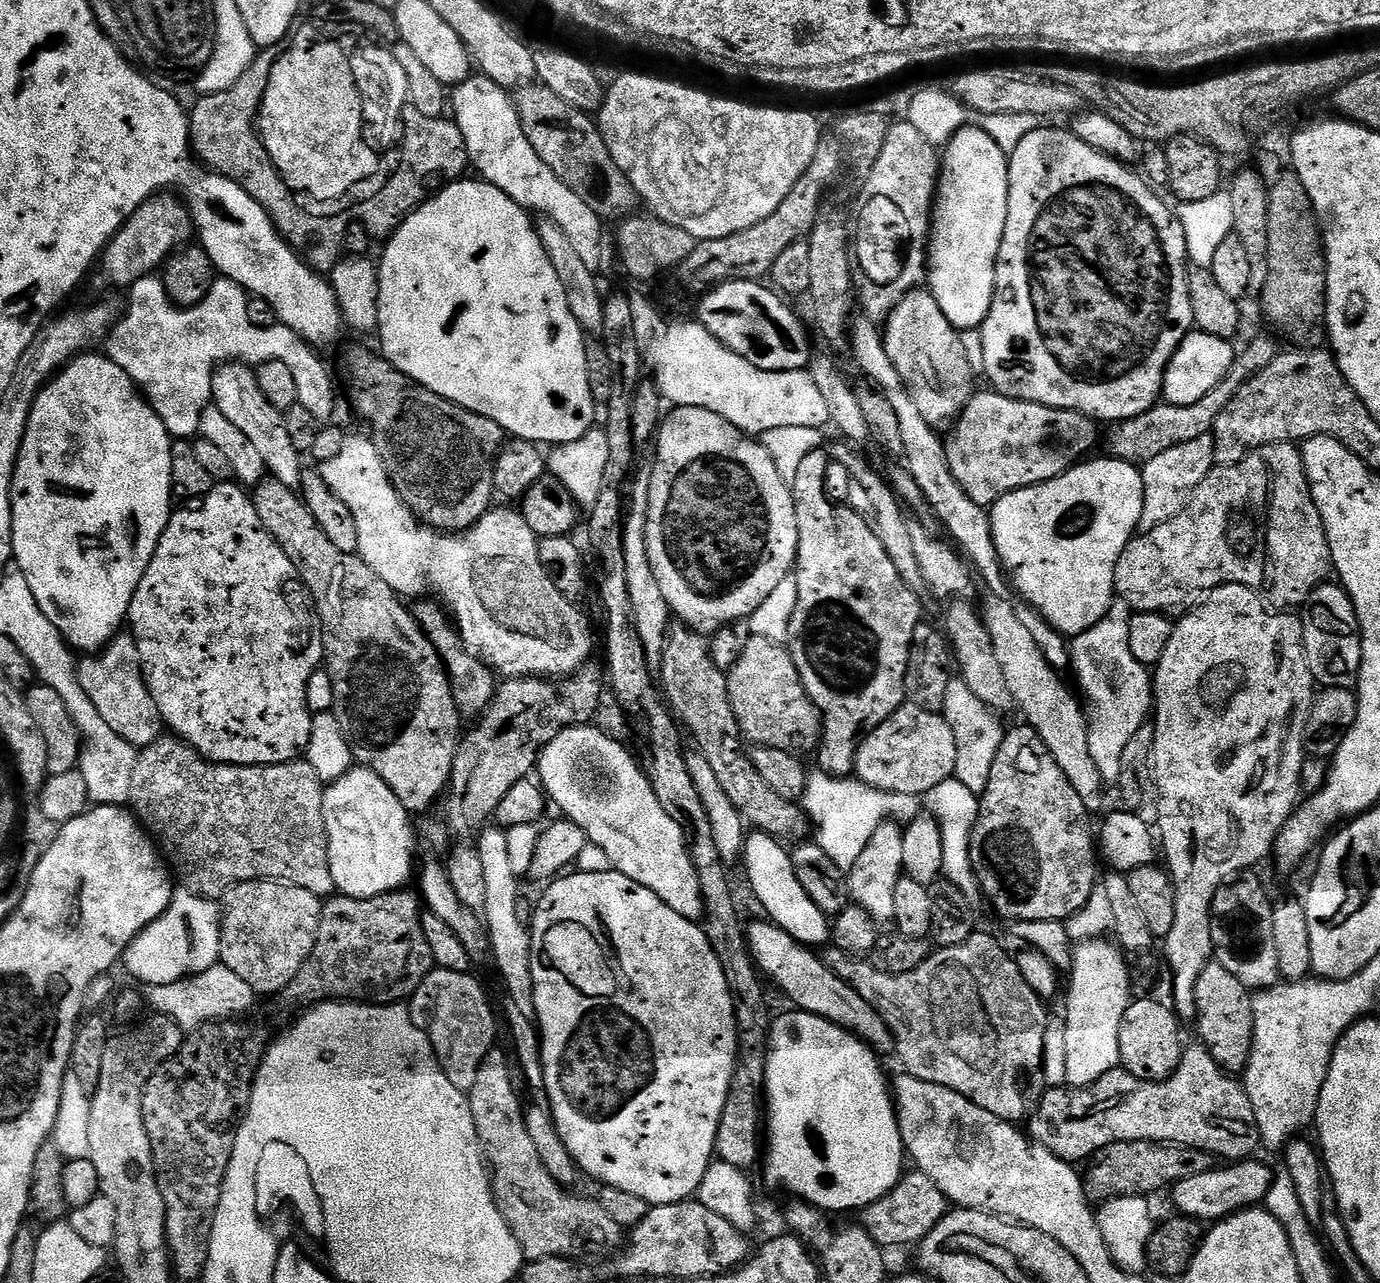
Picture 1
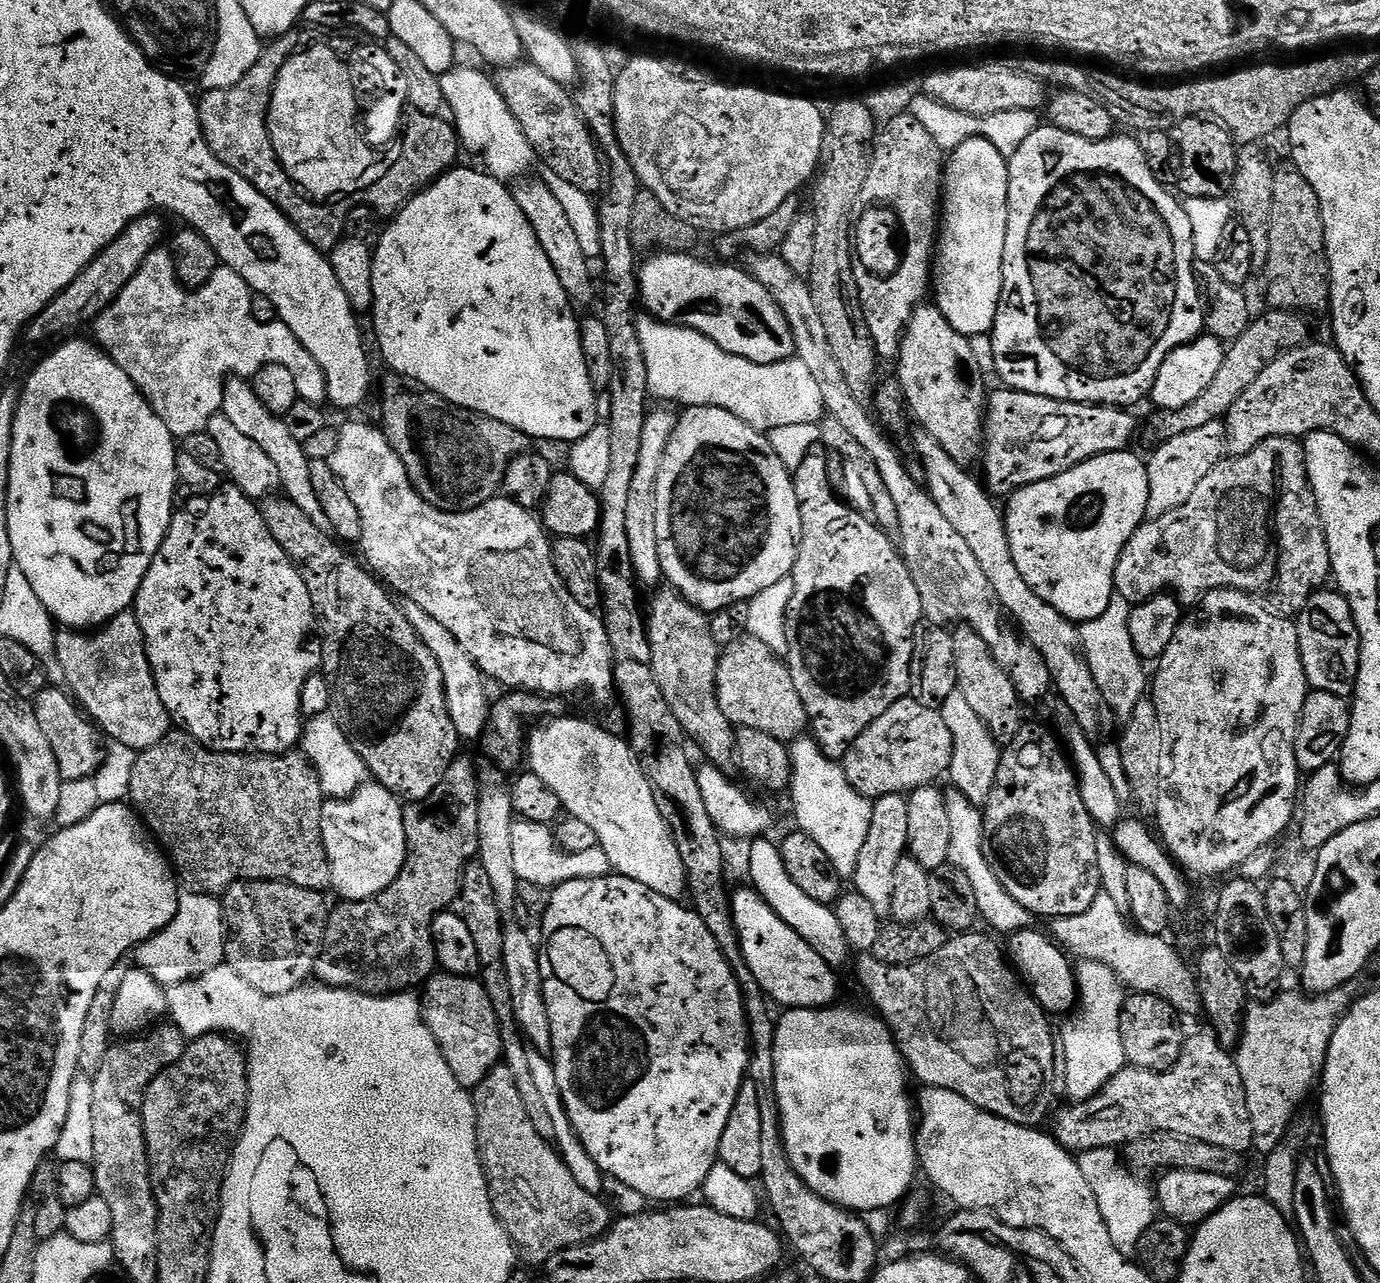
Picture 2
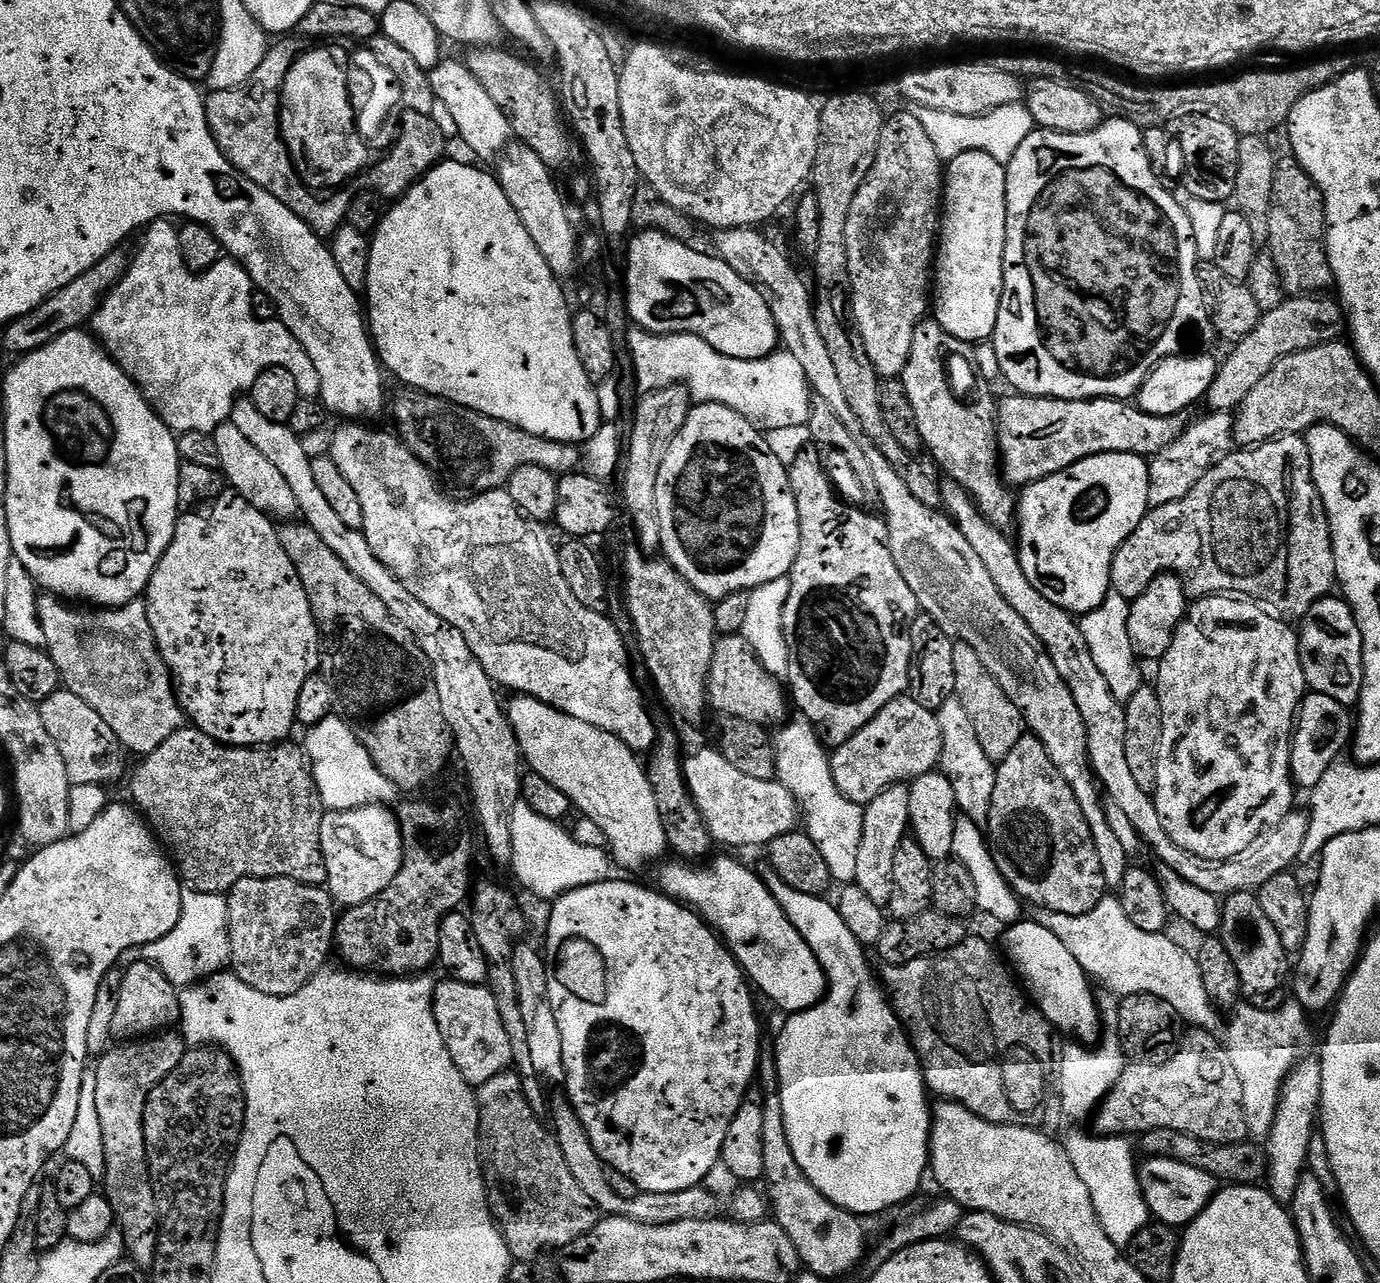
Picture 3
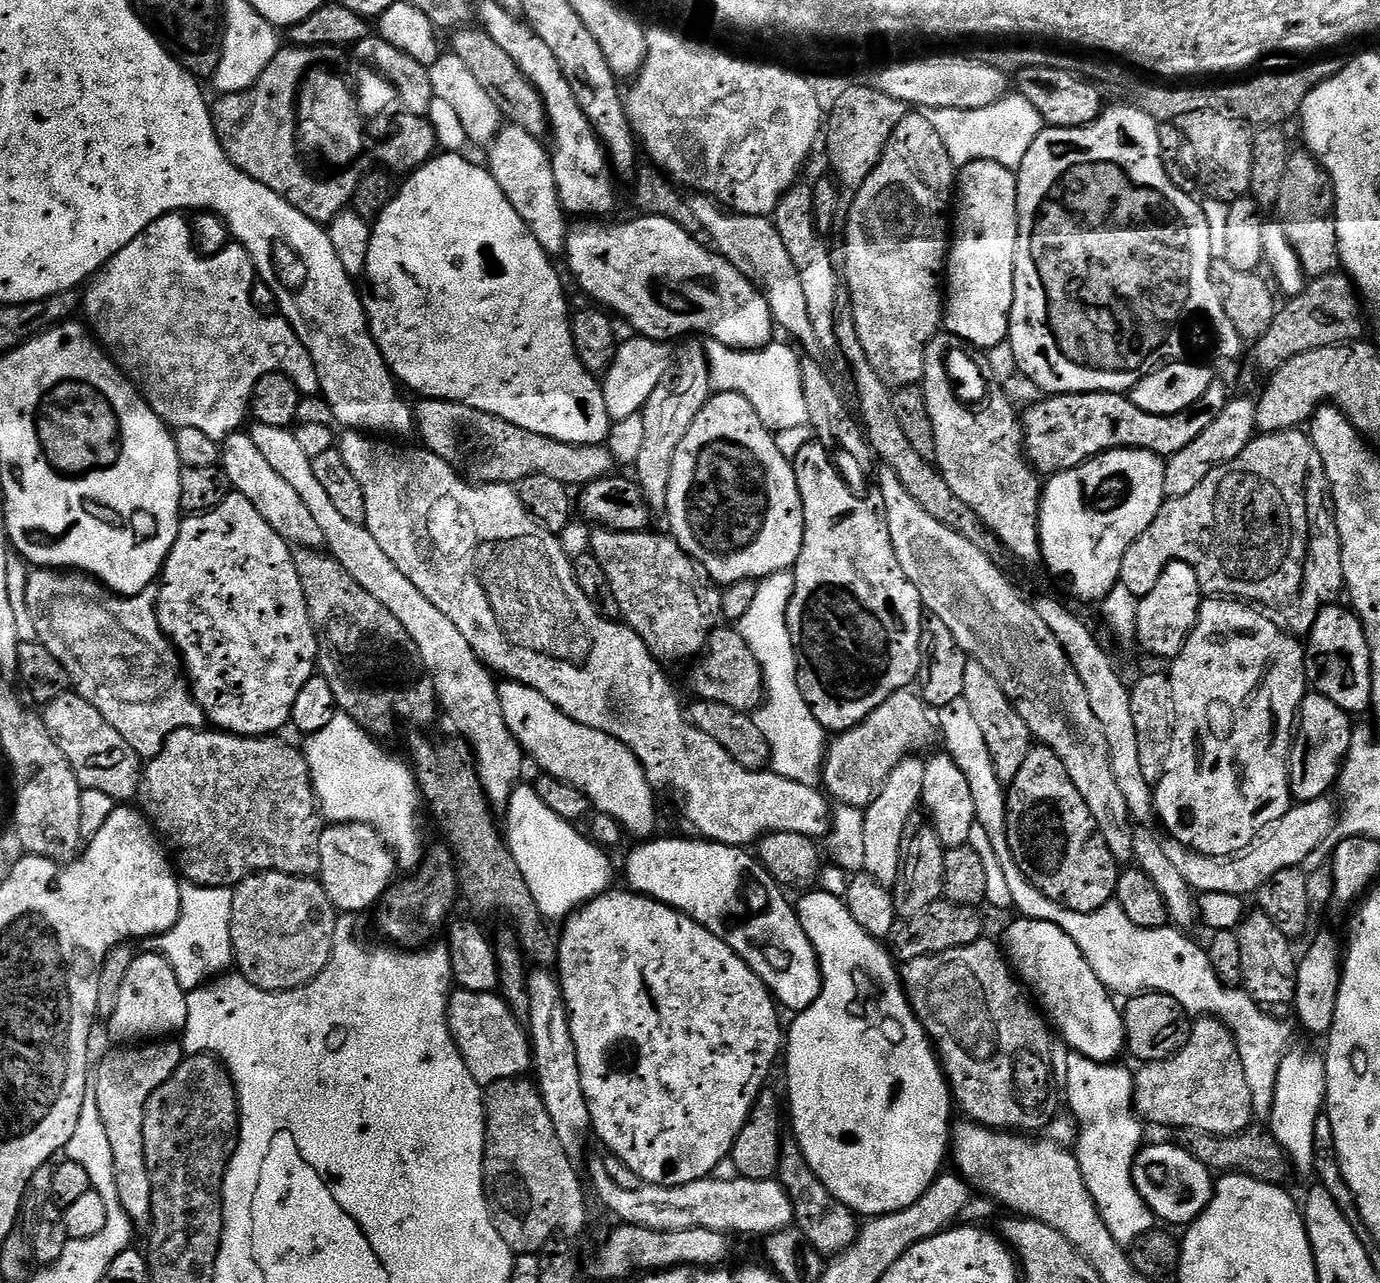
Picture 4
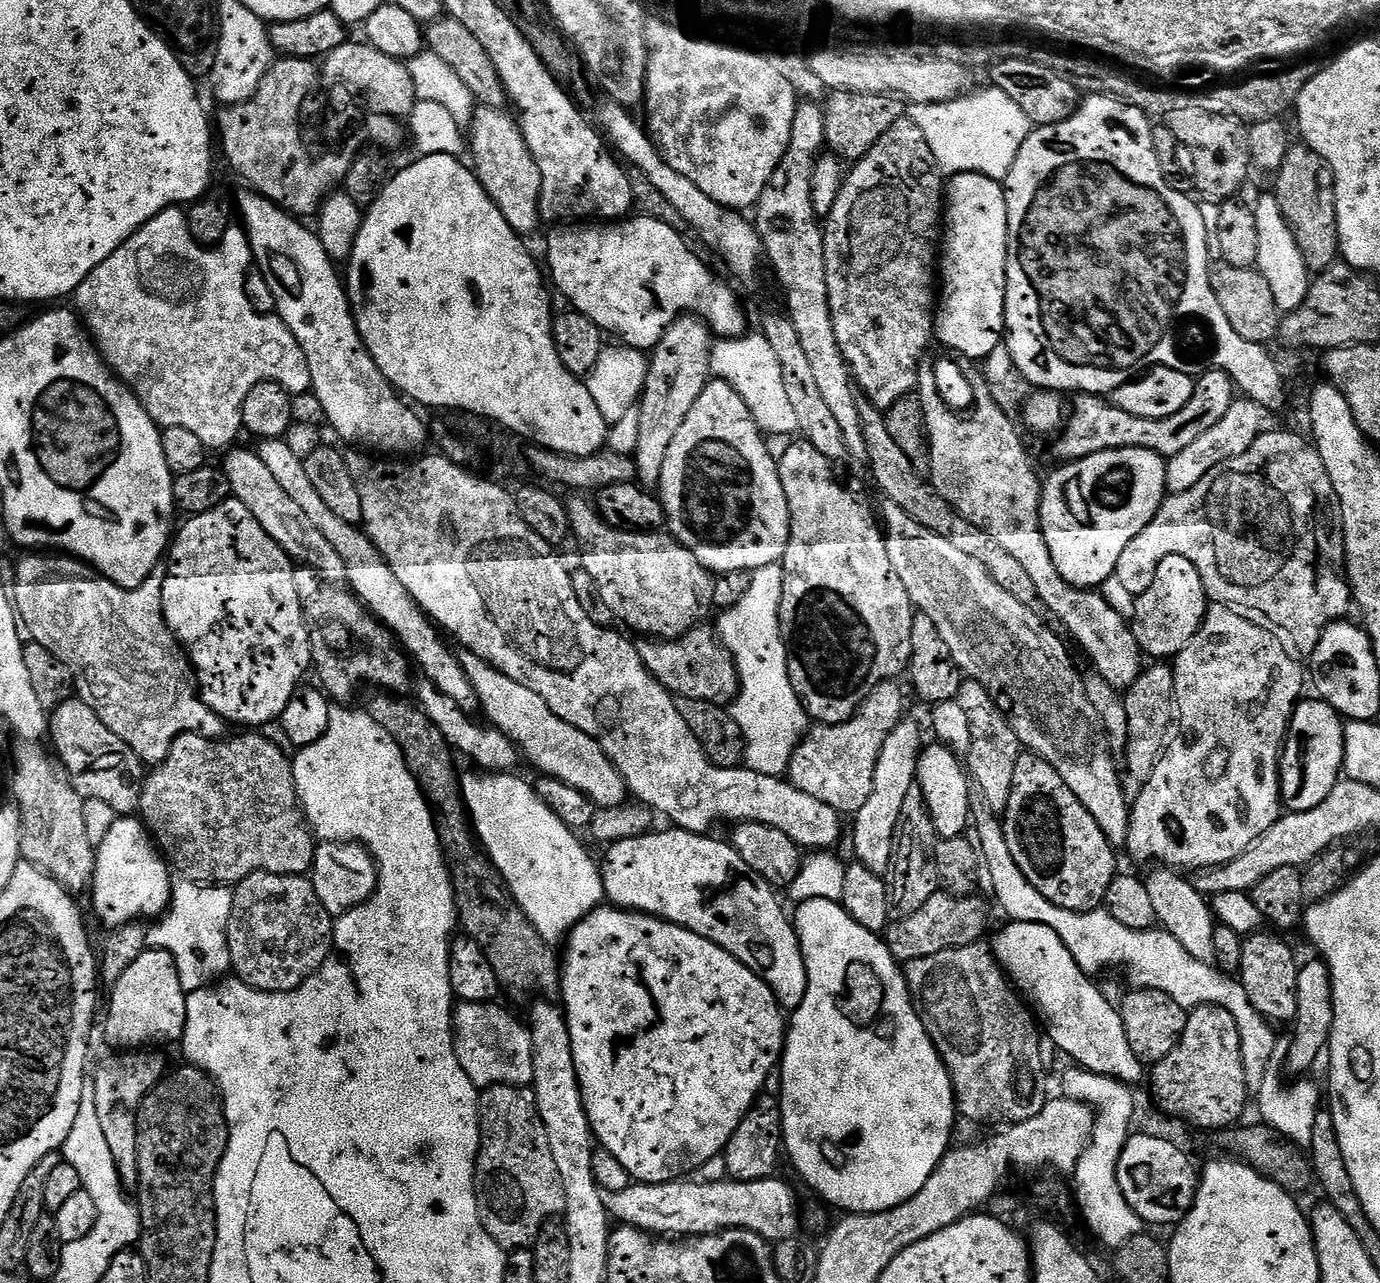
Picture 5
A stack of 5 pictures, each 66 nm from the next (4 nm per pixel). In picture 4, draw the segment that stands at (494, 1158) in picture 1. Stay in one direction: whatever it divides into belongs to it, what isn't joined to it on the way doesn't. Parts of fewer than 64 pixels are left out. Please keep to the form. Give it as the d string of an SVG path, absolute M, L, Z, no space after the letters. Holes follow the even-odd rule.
M528 1078L500 1080L496 1084L487 1085L484 1117L484 1194L488 1197L492 1224L498 1234L502 1234L506 1246L510 1246L514 1254L536 1254L553 1238L578 1235L588 1224L589 1197L581 1173L580 1176L576 1173L577 1165L566 1154L554 1130L554 1122L550 1122L550 1114L546 1114L539 1088Z

